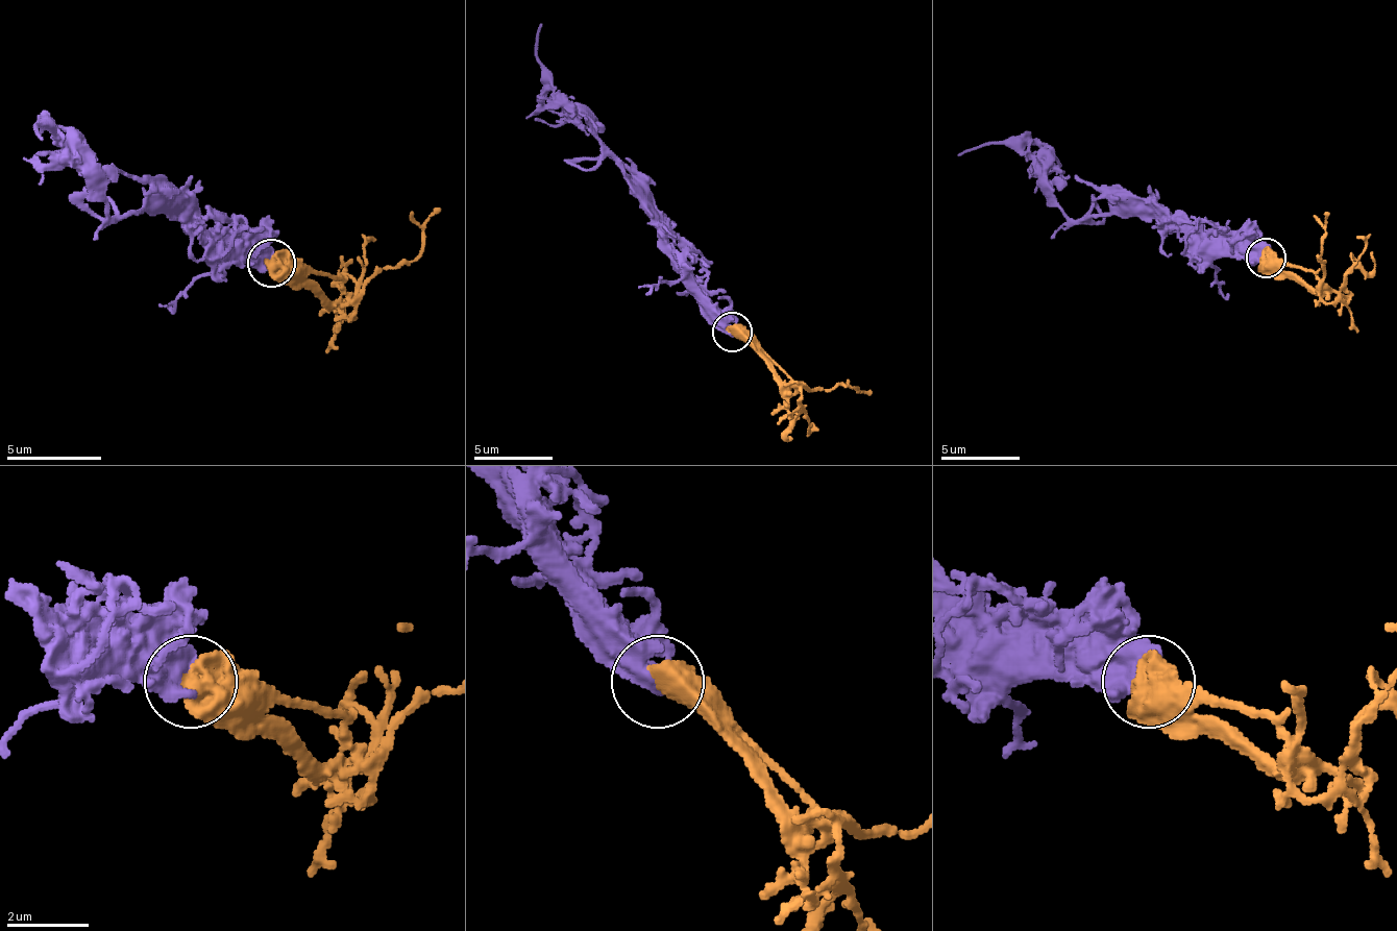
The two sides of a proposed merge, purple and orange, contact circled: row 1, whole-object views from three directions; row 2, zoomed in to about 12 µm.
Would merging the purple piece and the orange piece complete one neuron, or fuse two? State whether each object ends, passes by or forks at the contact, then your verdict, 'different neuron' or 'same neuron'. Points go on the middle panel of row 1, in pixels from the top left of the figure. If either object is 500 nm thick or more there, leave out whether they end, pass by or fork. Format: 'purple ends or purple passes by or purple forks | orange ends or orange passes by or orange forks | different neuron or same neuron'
same neuron

